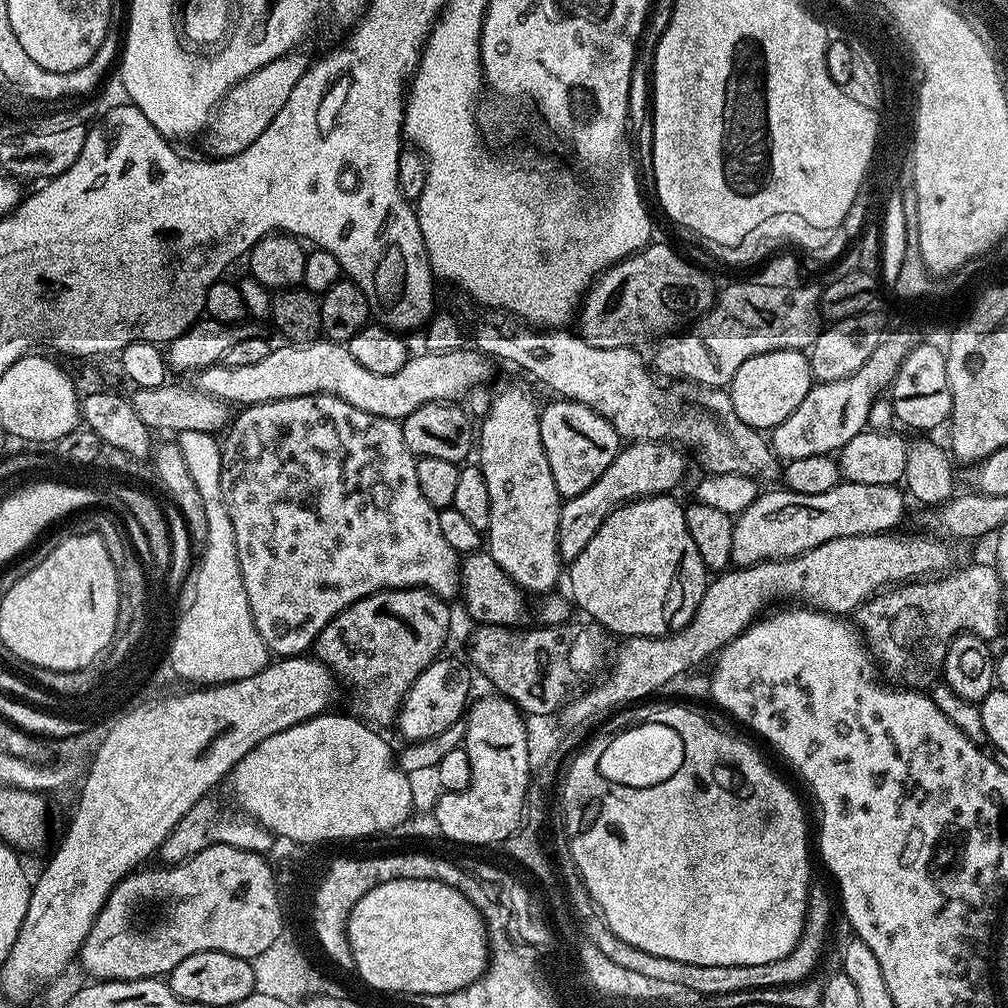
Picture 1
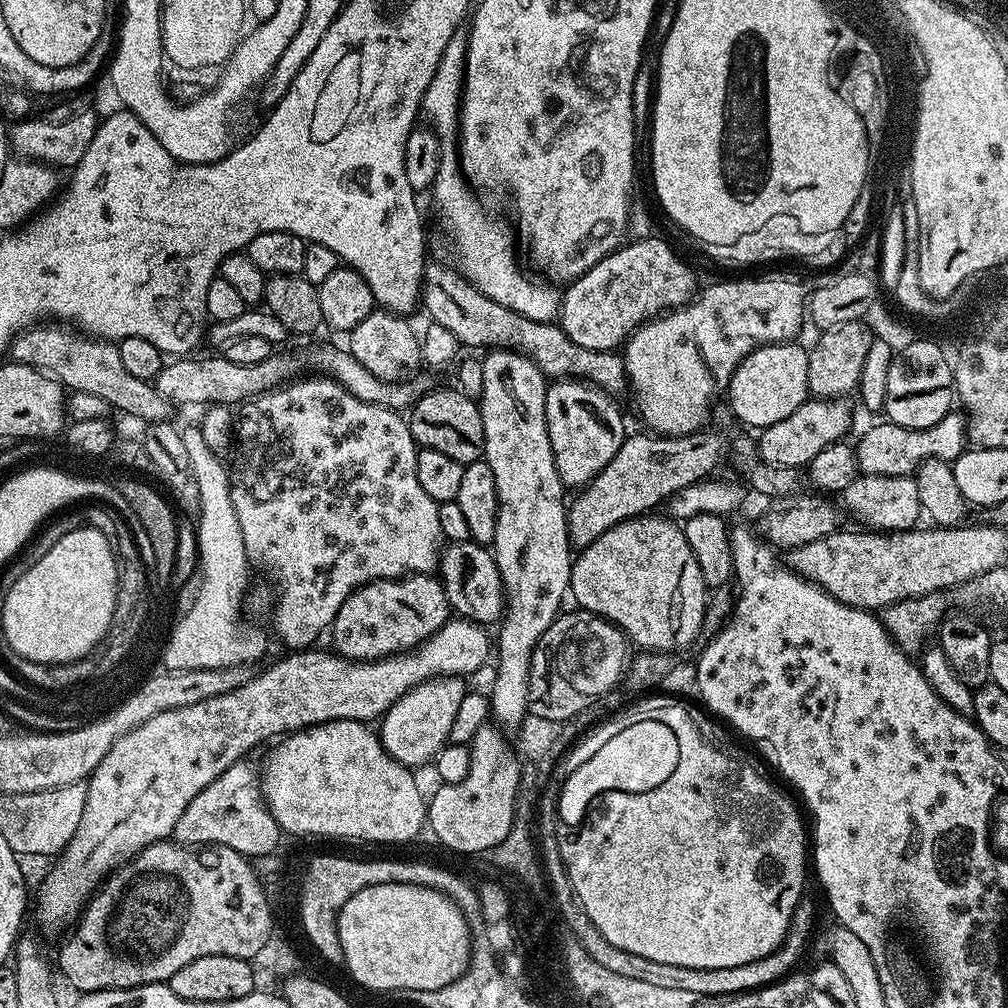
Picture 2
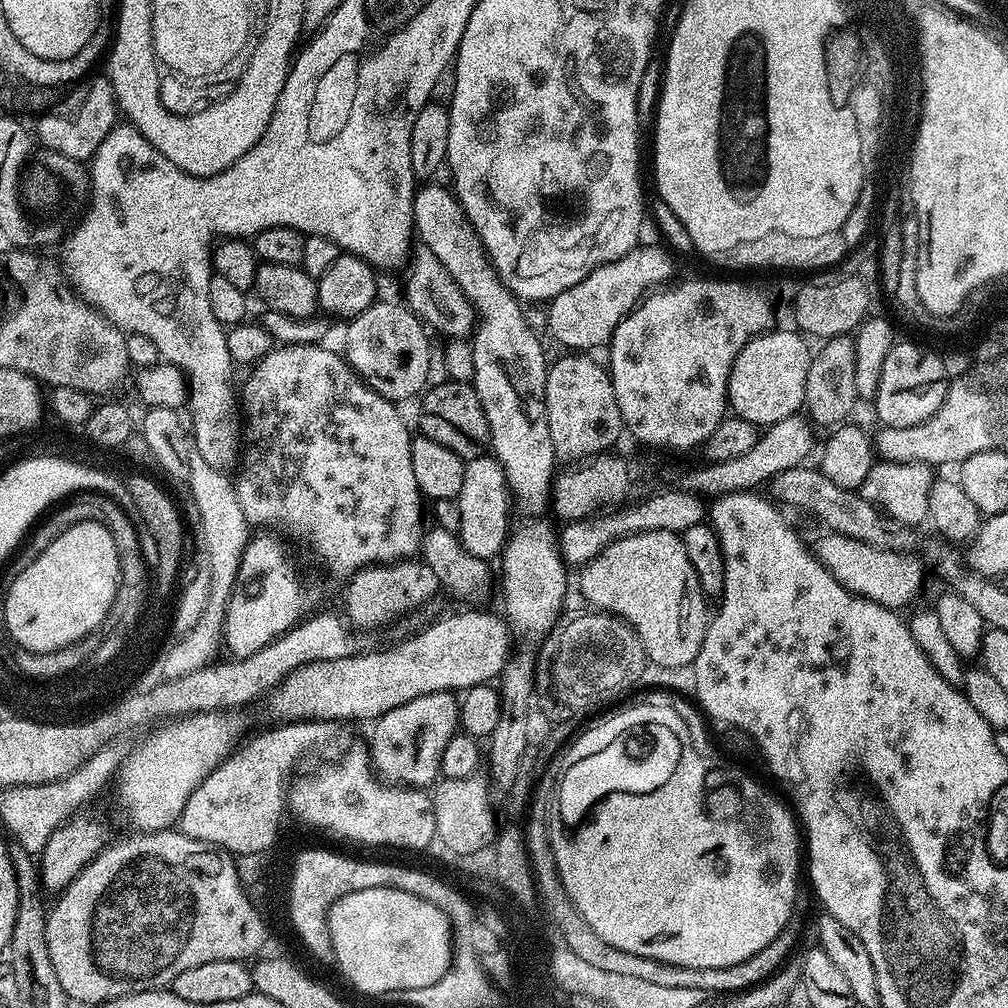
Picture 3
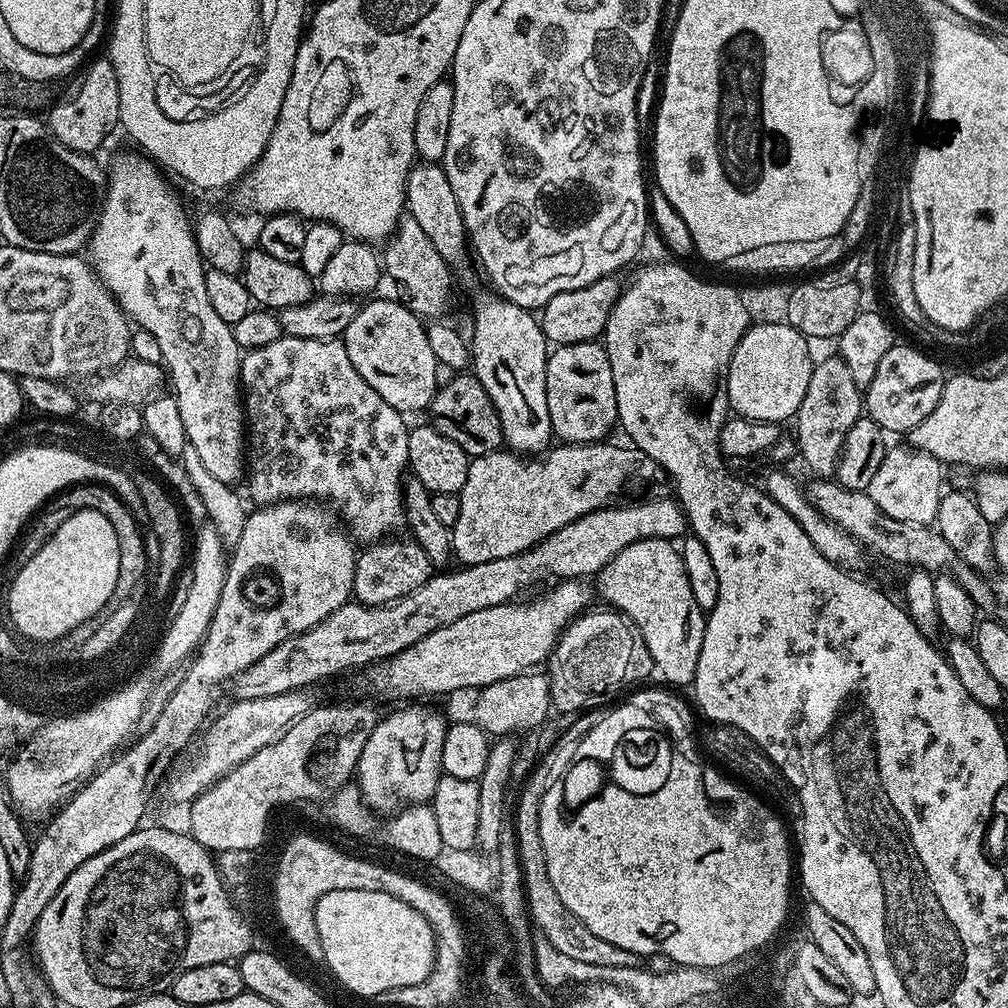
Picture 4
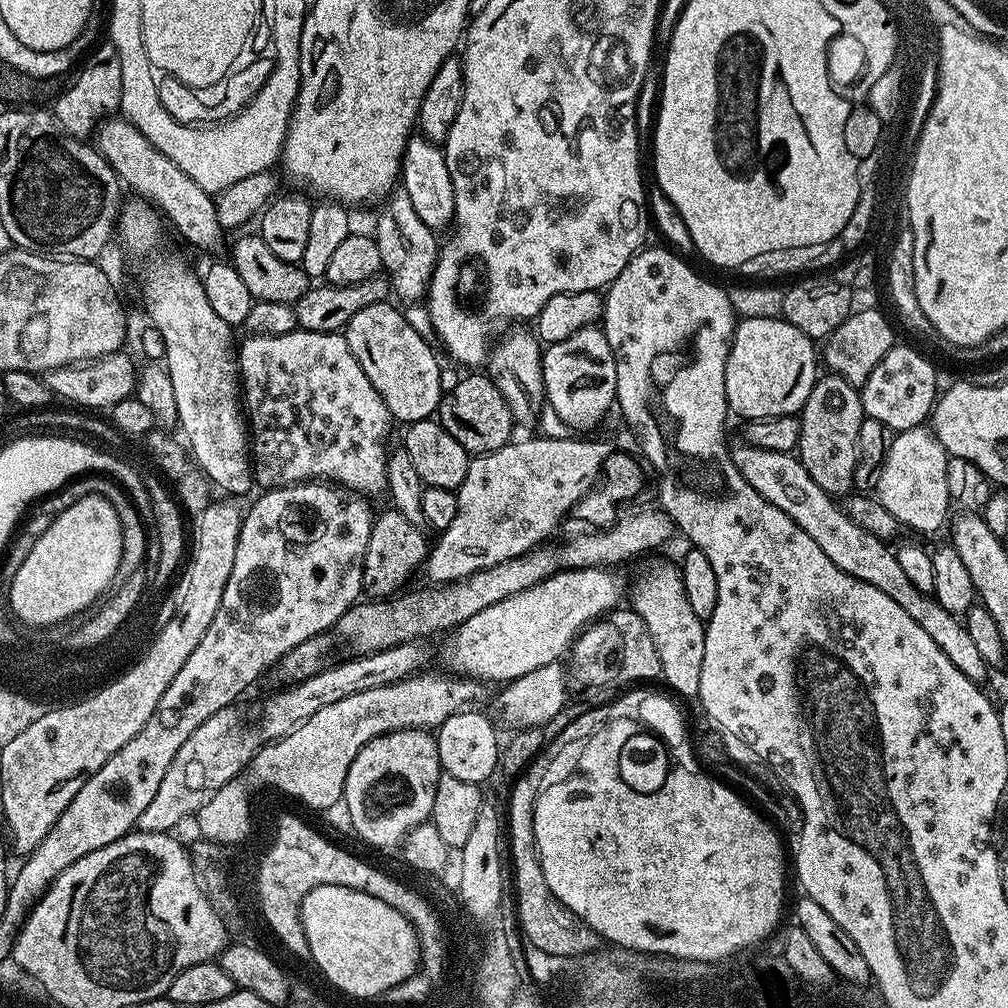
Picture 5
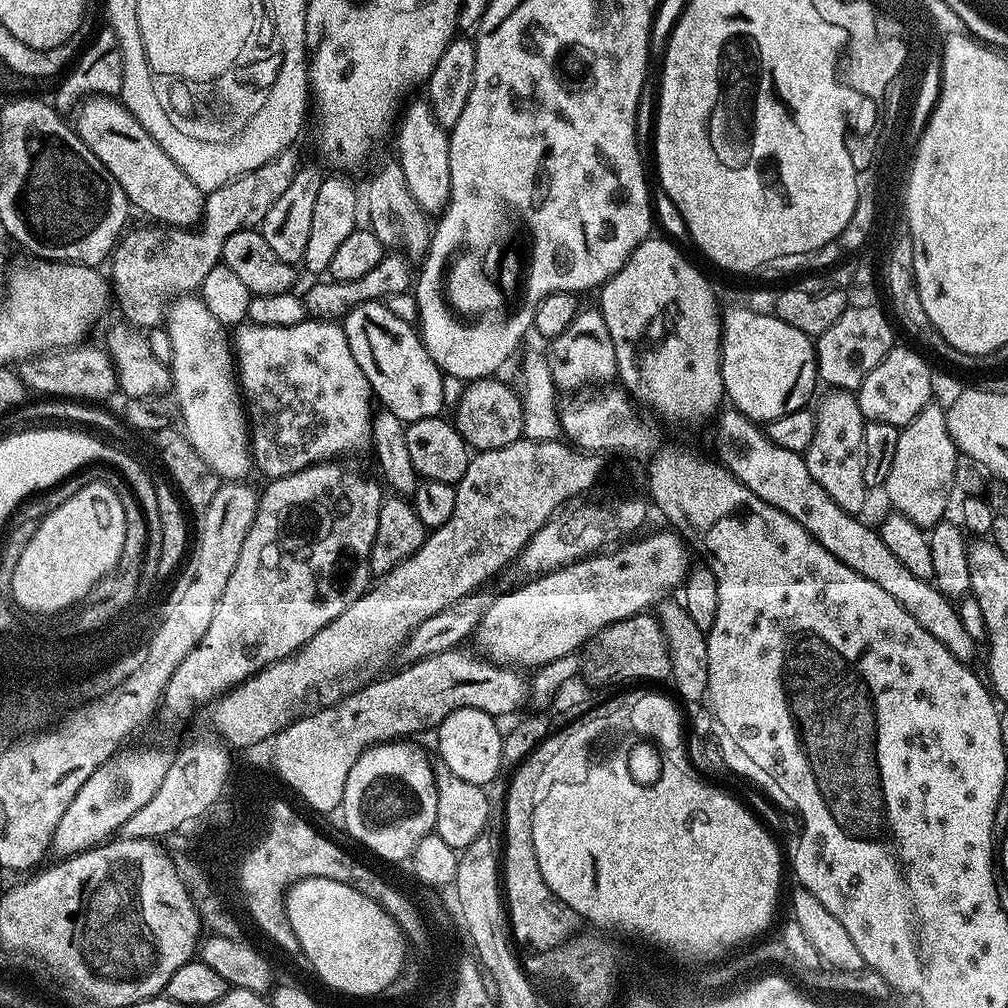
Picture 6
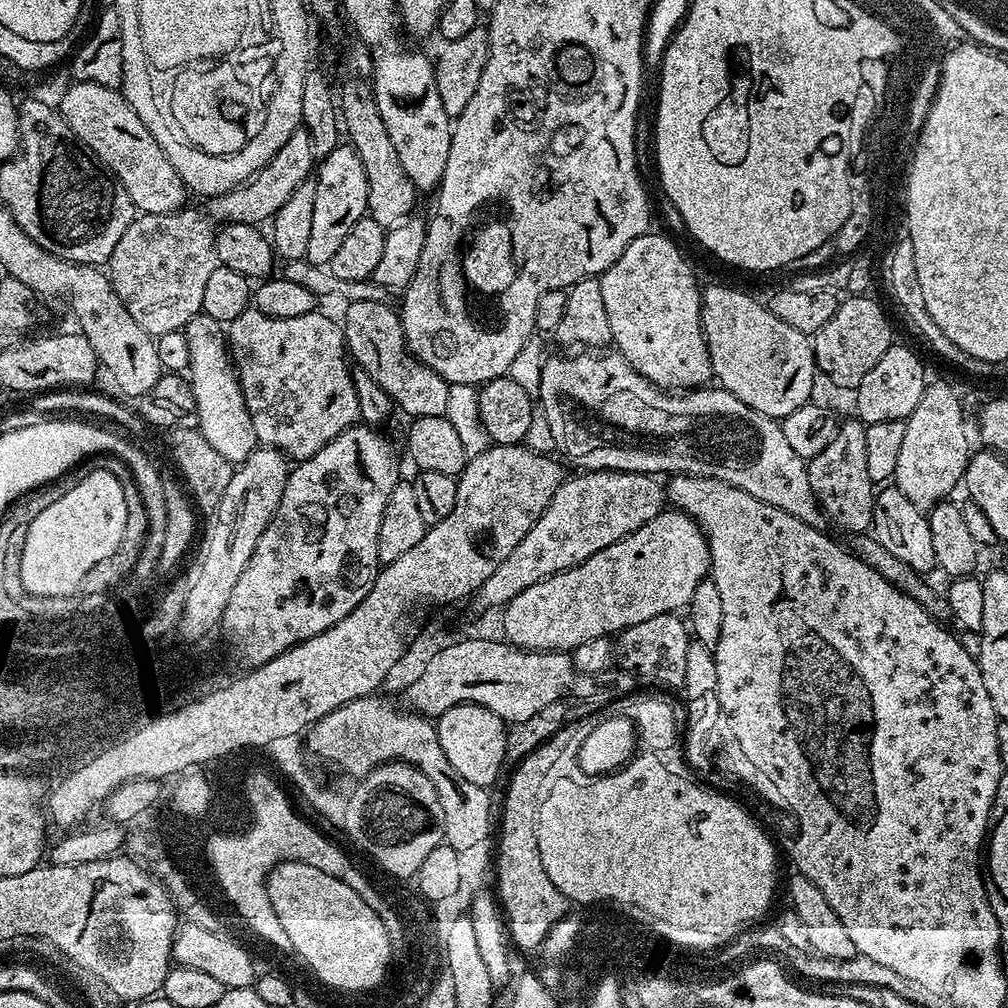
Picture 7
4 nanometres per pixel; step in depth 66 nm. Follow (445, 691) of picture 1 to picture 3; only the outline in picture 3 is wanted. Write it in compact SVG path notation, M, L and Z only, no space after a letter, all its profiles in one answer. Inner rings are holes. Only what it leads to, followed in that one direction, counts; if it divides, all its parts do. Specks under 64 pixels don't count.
M451 692L422 694L418 698L414 698L414 702L406 702L394 710L390 710L371 725L370 759L376 775L393 786L423 789L425 786L431 785L441 775L442 750L446 750L446 742L450 742L450 738L457 735L459 722L460 704L457 697Z

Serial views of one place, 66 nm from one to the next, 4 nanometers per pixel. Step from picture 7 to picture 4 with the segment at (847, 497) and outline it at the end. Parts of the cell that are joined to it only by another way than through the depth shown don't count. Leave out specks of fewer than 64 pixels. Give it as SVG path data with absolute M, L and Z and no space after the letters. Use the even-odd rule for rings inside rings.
M833 354L826 357L821 364L819 361L810 374L806 398L802 398L802 406L798 406L794 417L794 443L798 456L799 459L804 459L804 464L812 471L813 477L828 478L835 473L840 452L846 442L846 434L850 434L850 426L854 426L854 422L858 422L861 415L862 392L855 385L854 377L843 357Z

